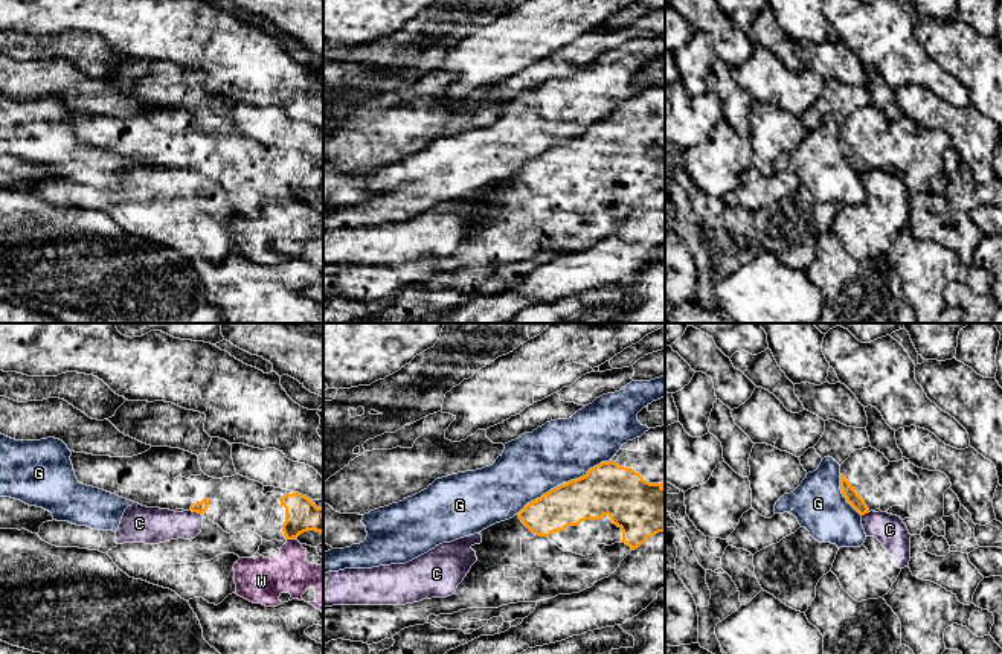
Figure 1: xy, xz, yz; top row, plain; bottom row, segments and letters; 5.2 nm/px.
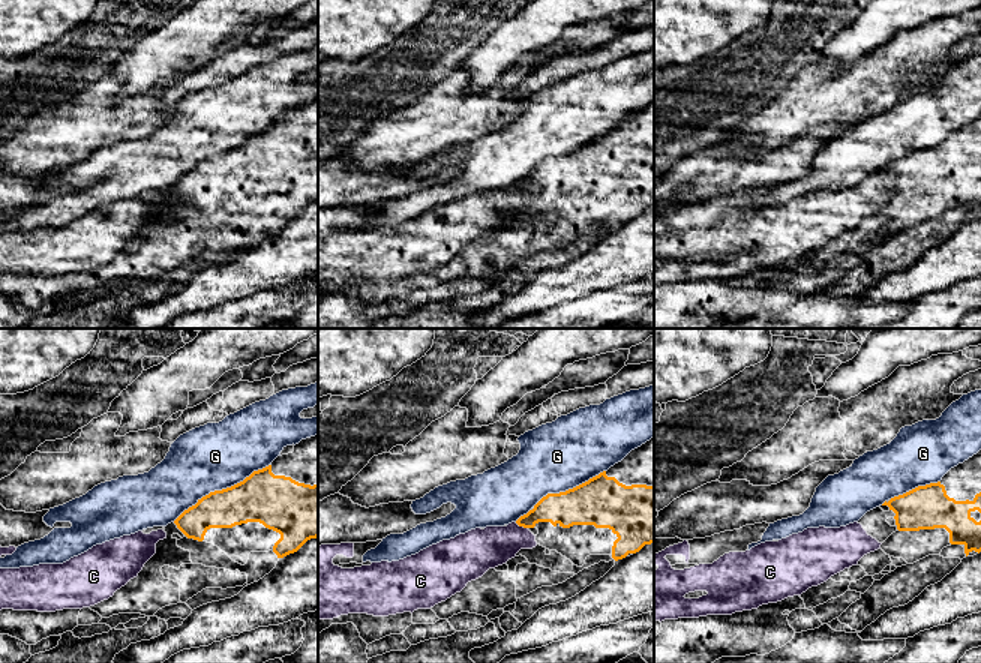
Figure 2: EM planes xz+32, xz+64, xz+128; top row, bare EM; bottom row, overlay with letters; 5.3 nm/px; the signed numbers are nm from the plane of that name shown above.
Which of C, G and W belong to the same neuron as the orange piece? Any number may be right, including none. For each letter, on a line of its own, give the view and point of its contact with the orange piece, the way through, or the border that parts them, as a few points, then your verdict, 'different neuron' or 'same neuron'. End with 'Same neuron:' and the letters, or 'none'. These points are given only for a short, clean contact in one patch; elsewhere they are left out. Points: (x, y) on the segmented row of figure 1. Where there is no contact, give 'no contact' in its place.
C: xy (195, 511) | along xy (189, 509), (200, 514) | different neuron
G: xz (563, 484) | different neuron
W: xy (290, 538) | different neuron
Same neuron: none

